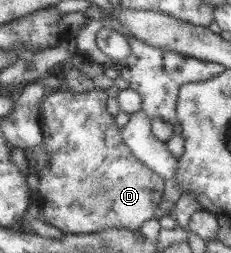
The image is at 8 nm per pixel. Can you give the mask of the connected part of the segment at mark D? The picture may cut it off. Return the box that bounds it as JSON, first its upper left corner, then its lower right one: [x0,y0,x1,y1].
[36,89,165,234]

